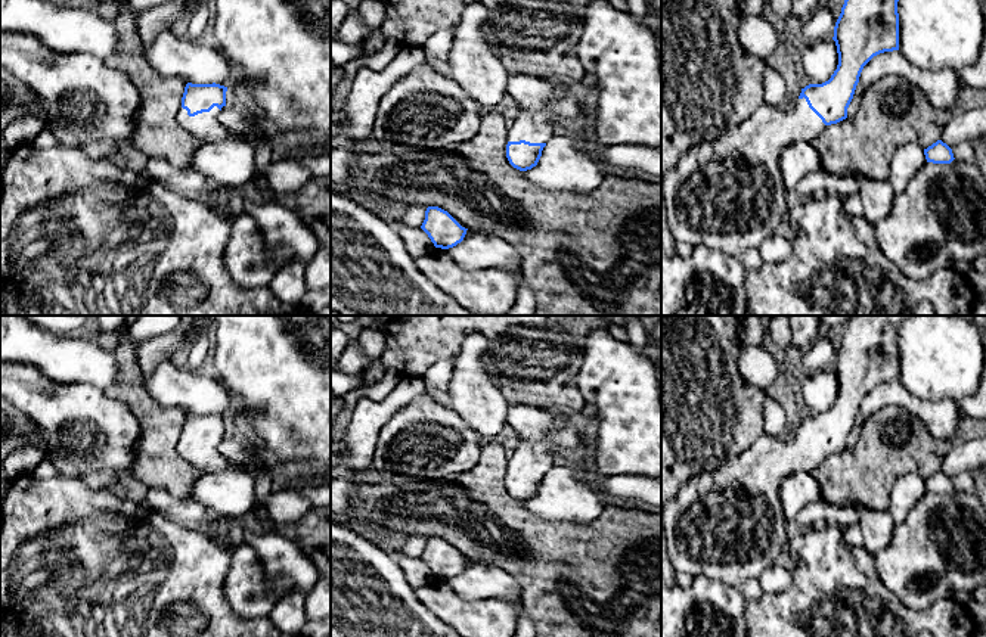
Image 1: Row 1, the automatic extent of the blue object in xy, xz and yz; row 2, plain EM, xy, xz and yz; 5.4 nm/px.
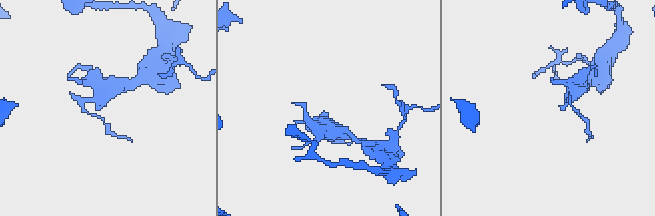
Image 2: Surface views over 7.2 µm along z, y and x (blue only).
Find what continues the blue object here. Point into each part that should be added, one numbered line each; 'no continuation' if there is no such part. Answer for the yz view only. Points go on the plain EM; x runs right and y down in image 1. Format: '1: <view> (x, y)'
1: yz (728, 525)

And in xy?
1: xy (205, 456)

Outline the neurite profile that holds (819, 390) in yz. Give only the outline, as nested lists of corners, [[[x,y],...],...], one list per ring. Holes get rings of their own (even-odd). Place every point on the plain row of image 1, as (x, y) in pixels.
[[[832,369],[818,370],[803,377],[800,388],[810,414],[828,411],[838,395],[837,376]]]

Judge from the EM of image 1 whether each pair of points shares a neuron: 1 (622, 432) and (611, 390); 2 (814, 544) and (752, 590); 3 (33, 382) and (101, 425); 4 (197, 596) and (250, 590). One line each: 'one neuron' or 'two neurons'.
1: one neuron
2: two neurons
3: one neuron
4: two neurons

